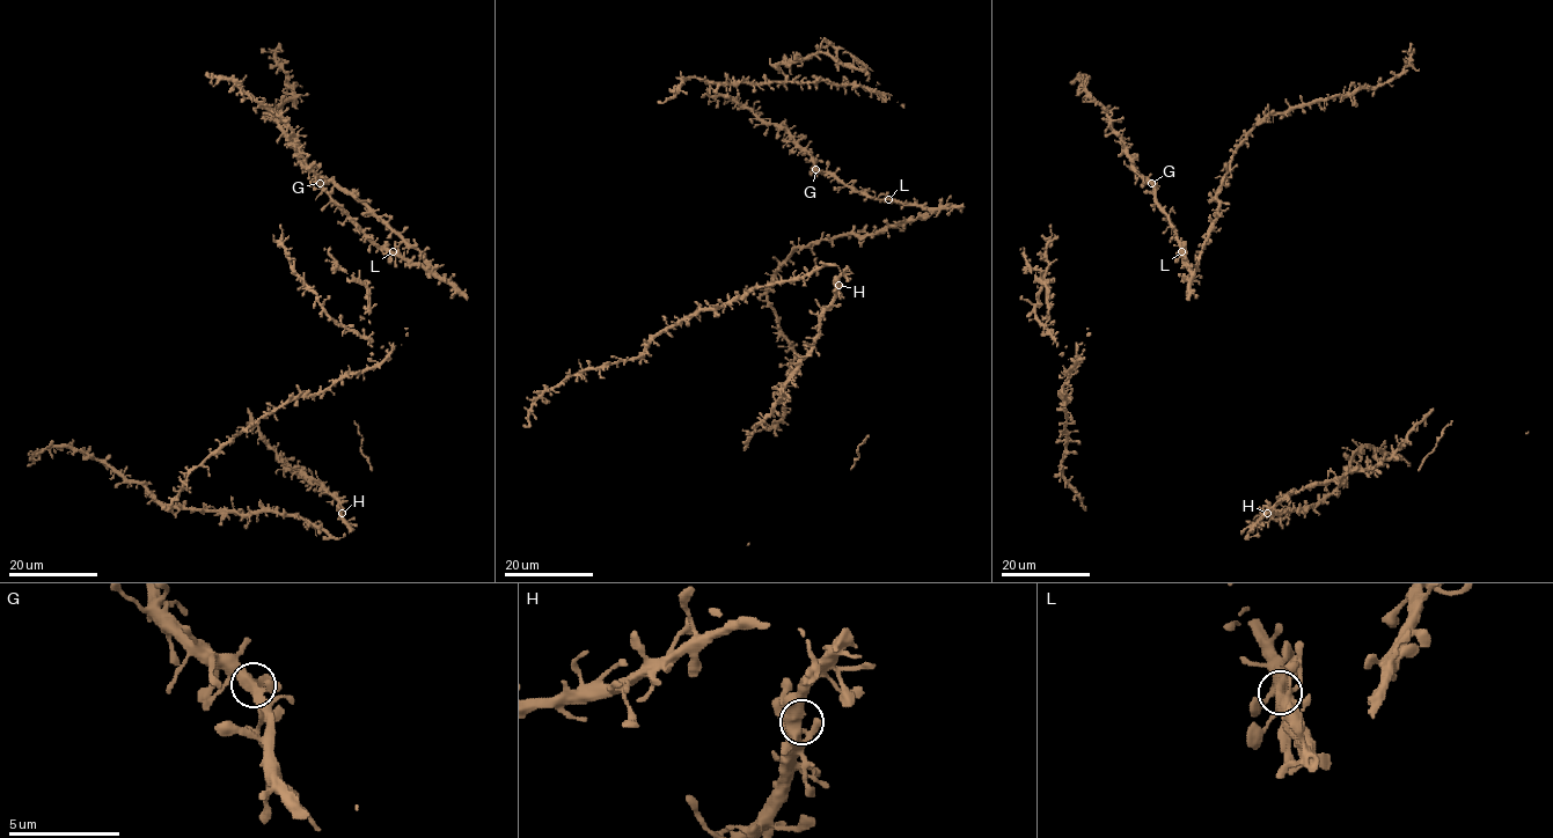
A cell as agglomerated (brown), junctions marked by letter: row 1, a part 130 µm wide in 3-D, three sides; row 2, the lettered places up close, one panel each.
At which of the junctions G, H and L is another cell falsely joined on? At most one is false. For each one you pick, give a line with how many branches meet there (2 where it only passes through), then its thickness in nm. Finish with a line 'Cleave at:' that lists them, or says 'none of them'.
Cleave at: none of them

